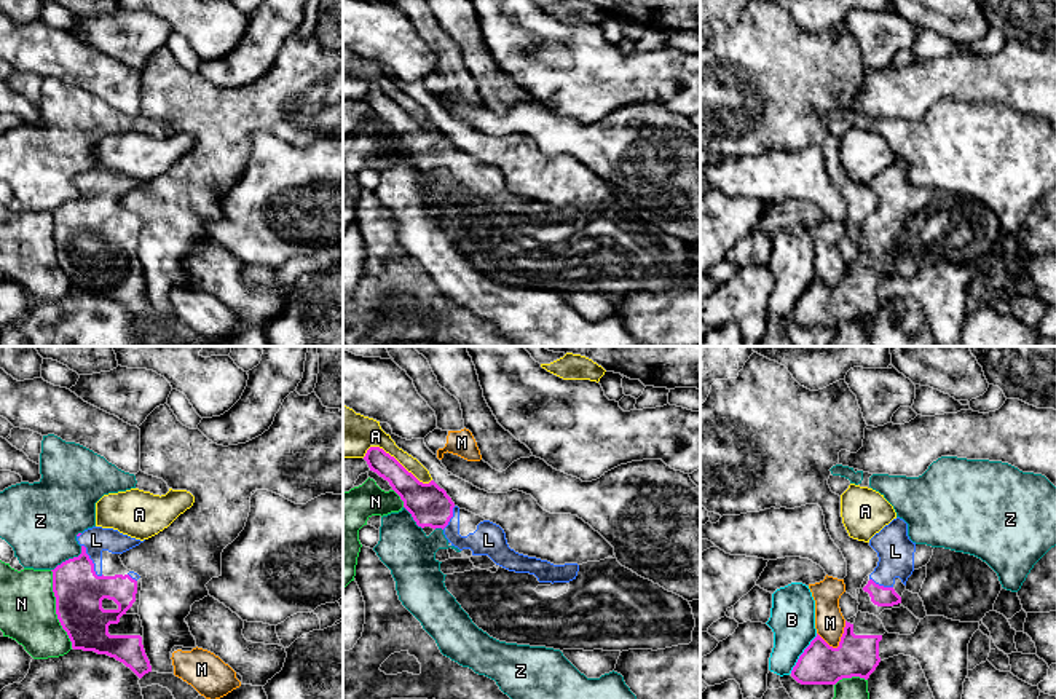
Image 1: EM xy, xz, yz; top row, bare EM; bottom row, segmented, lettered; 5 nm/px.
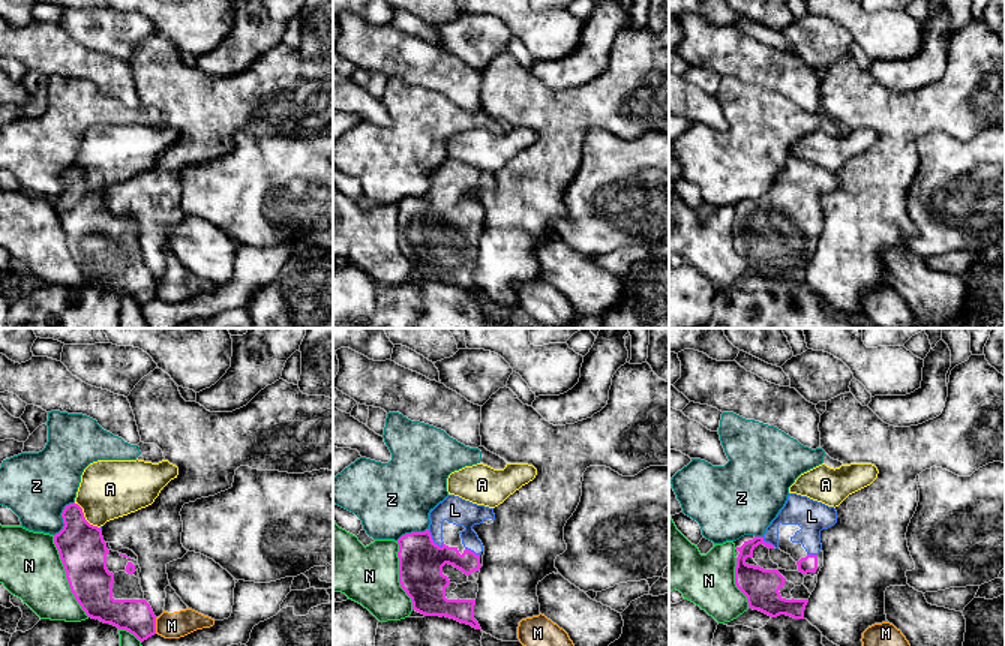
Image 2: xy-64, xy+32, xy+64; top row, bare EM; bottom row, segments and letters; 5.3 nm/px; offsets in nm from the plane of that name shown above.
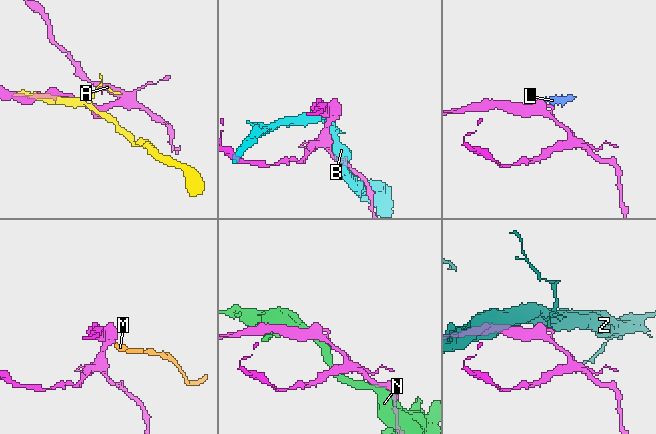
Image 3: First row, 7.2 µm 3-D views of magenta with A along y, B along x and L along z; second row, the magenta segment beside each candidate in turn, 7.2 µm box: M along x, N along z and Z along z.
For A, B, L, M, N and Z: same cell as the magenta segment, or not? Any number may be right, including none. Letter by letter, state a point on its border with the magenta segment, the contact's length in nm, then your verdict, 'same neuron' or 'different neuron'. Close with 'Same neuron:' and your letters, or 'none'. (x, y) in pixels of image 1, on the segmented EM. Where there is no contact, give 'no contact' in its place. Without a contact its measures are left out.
A: meets magenta in xz at (394, 458); contact 380 nm long; different neuron
B: meets magenta in yz at (803, 653); contact 240 nm long; different neuron
L: meets magenta in xy at (91, 562); contact 190 nm long; same neuron
M: meets magenta in yz at (839, 643); contact 170 nm long; different neuron
N: meets magenta in xy at (56, 608); contact 400 nm long; different neuron
Z: meets magenta in xy at (69, 559); contact 200 nm long; different neuron
Same neuron: L

